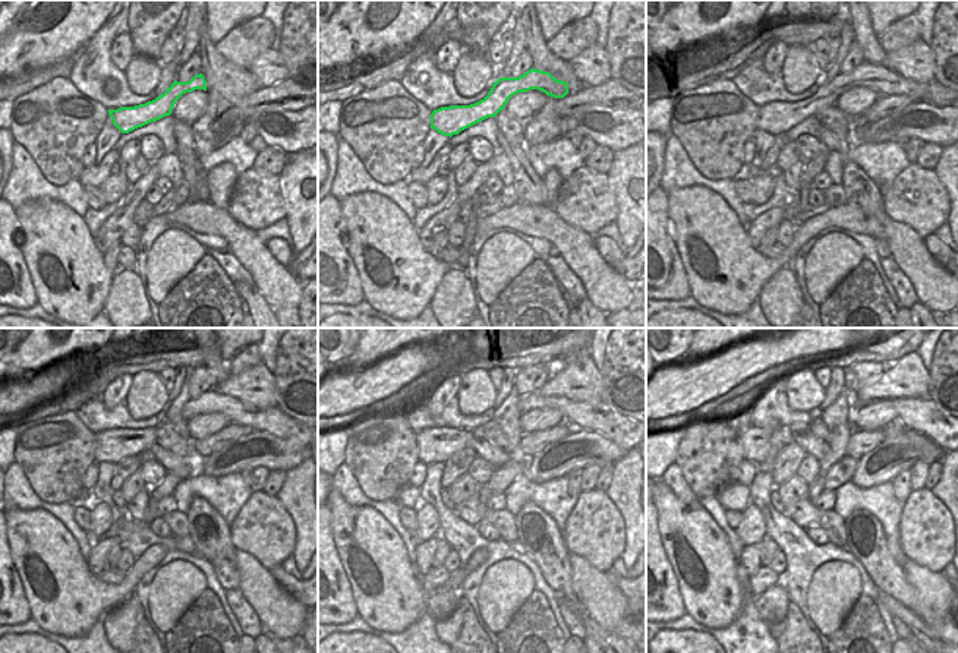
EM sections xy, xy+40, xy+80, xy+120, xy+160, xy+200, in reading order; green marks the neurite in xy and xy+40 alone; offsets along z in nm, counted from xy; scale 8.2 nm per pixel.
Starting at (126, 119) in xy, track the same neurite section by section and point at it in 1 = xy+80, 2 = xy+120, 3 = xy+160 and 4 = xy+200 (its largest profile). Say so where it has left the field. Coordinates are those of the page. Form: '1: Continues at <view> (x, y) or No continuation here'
1: Continues at xy+80 (777, 117)
2: Continues at xy+120 (274, 420)
3: Continues at xy+160 (601, 418)
4: Continues at xy+200 (922, 415).

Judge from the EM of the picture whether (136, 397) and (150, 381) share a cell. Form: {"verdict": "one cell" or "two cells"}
{"verdict": "one cell"}

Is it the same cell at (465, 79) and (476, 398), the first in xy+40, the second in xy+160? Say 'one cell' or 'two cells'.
one cell

